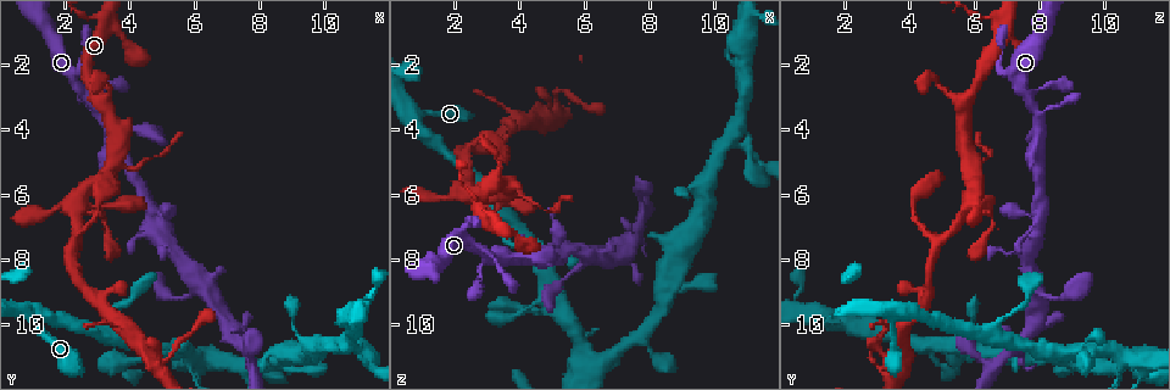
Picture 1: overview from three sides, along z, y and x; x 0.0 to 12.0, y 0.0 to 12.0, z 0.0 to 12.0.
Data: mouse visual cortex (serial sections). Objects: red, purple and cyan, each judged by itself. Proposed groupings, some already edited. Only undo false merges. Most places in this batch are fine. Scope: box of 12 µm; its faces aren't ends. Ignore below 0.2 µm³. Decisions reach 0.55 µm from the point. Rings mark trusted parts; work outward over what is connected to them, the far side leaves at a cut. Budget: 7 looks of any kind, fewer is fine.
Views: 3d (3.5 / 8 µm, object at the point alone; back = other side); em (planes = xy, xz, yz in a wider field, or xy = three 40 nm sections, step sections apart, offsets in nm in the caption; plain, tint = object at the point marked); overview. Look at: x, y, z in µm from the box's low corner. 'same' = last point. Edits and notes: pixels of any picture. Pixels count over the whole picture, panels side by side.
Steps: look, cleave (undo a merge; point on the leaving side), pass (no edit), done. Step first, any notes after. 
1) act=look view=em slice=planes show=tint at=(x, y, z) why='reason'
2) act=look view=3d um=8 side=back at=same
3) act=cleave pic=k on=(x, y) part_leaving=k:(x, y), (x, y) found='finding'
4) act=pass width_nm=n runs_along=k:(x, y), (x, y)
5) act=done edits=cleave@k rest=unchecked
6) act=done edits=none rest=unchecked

act=look view=3d um=3.5 at=(2.3, 7.4, 5.0) why='arms part here'

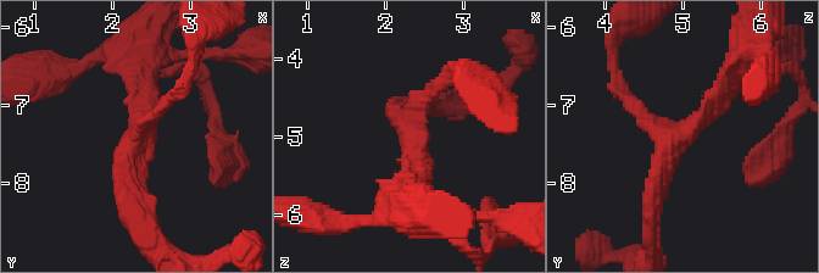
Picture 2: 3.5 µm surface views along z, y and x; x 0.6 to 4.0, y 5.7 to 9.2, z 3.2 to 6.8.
act=look view=em slice=xy step=3 show=tint at=(2.30, 7.50, 4.90) arms=3 arm_widths_nm=150,250,250 why='shape alone is not enough'

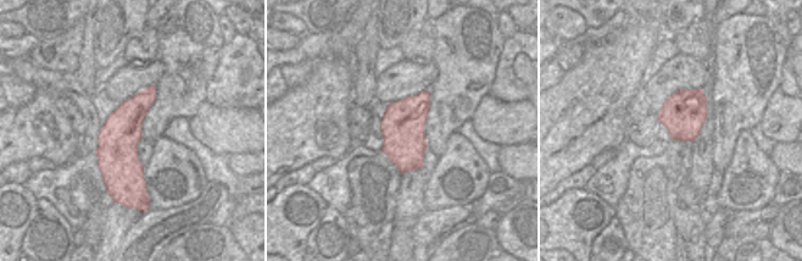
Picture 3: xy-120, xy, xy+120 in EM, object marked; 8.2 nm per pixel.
act=pass runs_along=3:(152, 88), (123, 125), (122, 189) found='continuous, no second cell'

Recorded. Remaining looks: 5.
act=look view=3d um=3.5 at=(5.8, 11.2, 10.6) why='thick turns thin'

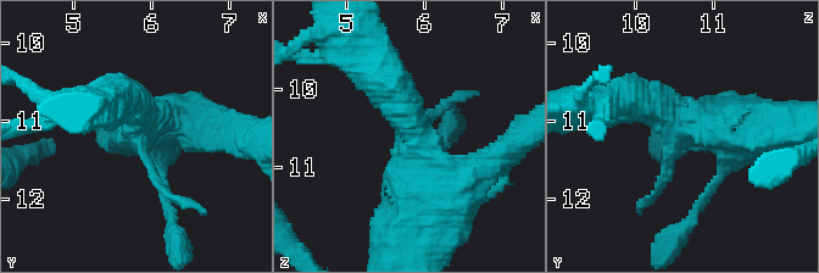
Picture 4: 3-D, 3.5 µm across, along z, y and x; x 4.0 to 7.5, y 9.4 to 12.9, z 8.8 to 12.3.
act=look view=em slice=planes show=tint at=(5.85, 11.25, 10.50)

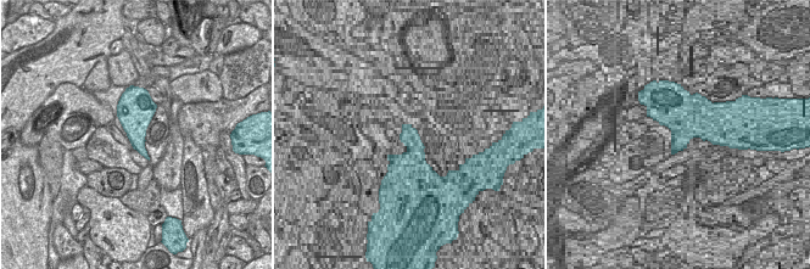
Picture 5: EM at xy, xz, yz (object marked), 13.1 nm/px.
act=look view=em slice=xy step=5 show=tint at=same why='another direction'

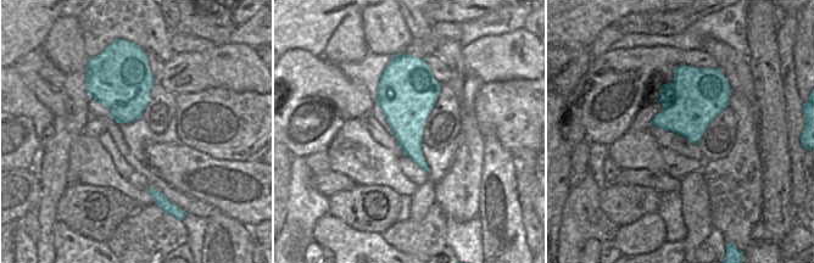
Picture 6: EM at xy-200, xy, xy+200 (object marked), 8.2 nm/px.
act=pass runs_along=4:(404, 110), (445, 184), (505, 154) found='one cell here'

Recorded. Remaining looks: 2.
act=look view=3d um=3.5 at=(7.6, 11.3, 10.4) why='abrupt turn'

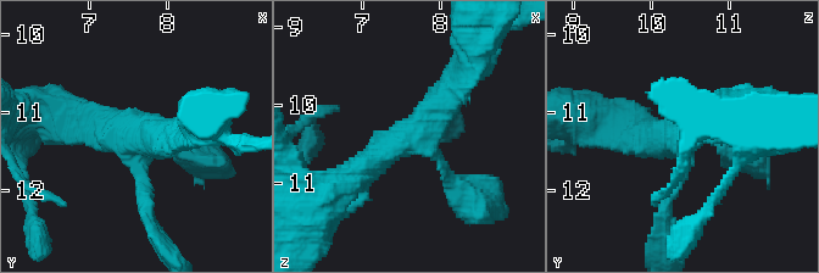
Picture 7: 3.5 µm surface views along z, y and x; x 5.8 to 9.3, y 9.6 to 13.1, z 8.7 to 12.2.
act=look view=em slice=xy step=1 show=tint at=(7.70, 11.25, 10.35) why='shape alone is not enough'

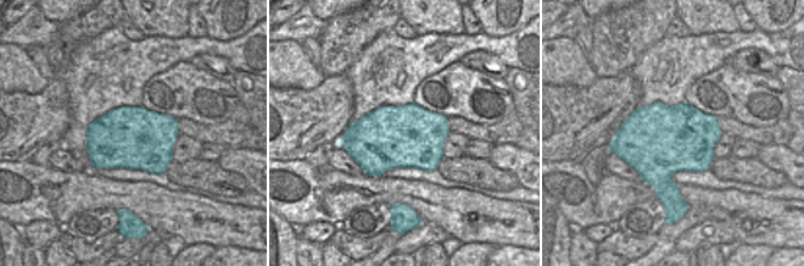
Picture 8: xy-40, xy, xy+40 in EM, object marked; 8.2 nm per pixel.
act=pass runs_along=7:(346, 182), (424, 126), (462, 72) found='one cell here'

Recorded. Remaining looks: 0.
act=done edits=none rest=unchecked

